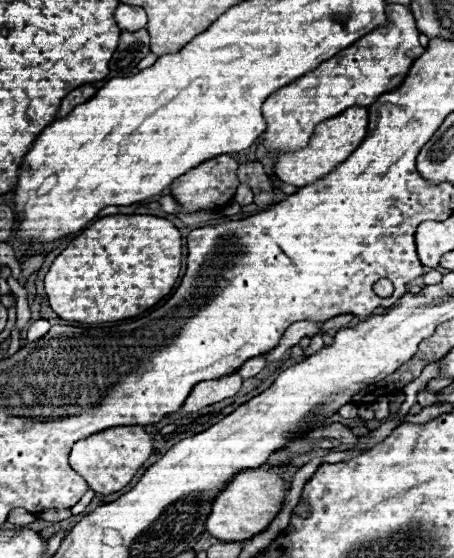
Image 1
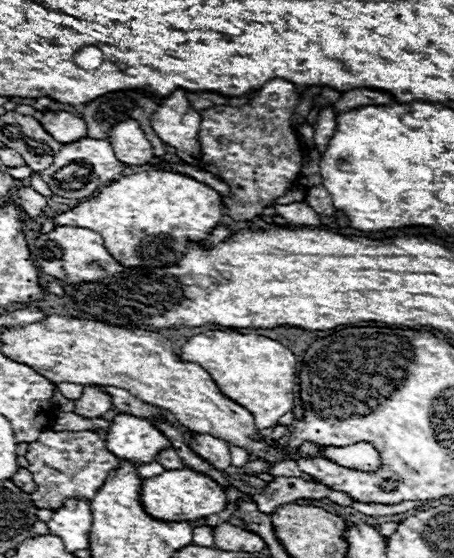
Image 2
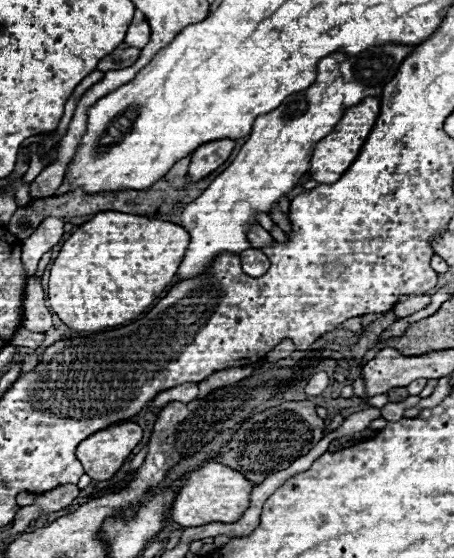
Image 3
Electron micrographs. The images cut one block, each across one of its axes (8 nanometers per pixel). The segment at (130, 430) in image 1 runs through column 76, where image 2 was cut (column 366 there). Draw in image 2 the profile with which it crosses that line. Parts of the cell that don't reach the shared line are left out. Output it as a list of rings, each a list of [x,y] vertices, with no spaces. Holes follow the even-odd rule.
[[[304,442],[300,446],[300,454],[308,456],[324,456],[338,466],[360,470],[360,472],[376,472],[382,466],[380,454],[370,442],[358,442],[352,446],[330,446],[330,448],[316,448],[312,442]]]

